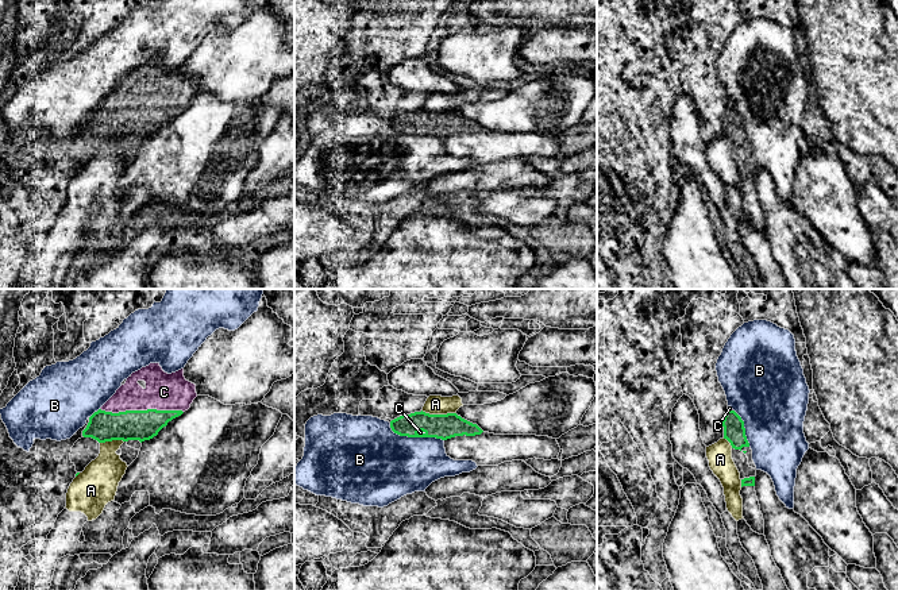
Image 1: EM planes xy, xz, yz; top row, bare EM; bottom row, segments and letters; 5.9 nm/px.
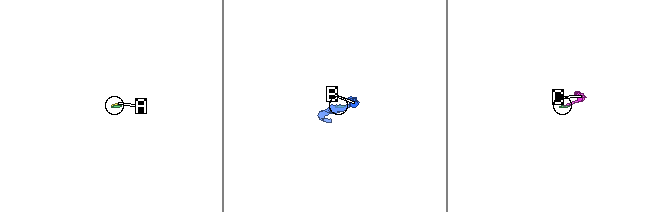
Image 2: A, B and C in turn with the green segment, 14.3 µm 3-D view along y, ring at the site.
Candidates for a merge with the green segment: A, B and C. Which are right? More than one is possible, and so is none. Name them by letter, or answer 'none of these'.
C

